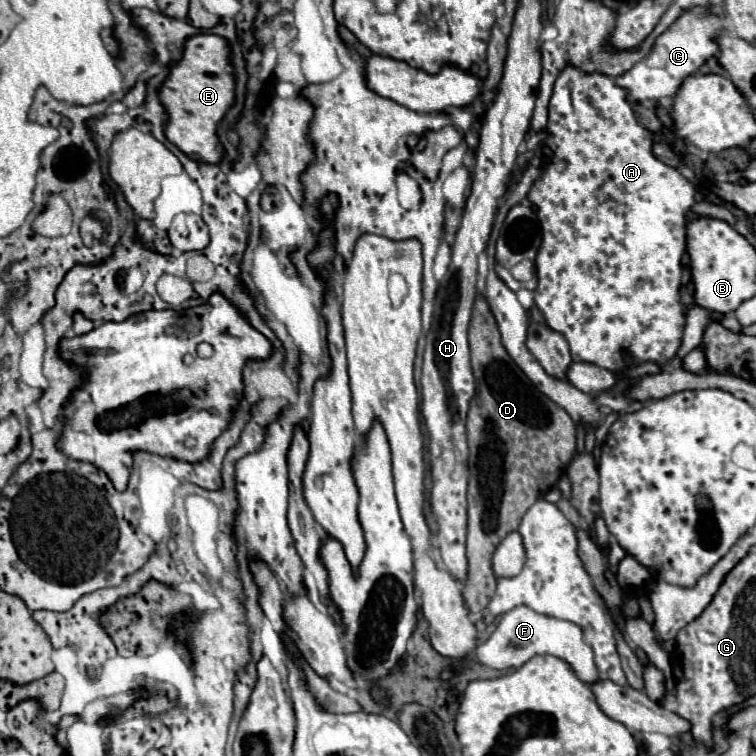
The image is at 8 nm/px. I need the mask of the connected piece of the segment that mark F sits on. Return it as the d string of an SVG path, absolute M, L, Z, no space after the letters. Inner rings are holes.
M516 607L508 613L504 613L502 621L498 623L496 631L490 635L486 643L480 643L476 649L476 657L482 665L492 669L518 669L520 665L528 663L534 655L554 655L564 659L572 665L572 669L580 675L580 679L588 685L594 685L600 681L592 647L584 641L584 633L578 625L572 625L570 621L540 615L528 607Z

